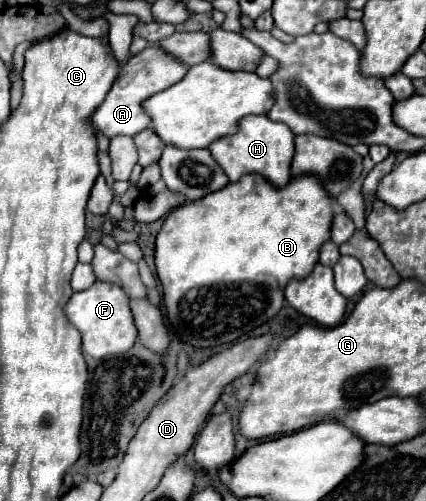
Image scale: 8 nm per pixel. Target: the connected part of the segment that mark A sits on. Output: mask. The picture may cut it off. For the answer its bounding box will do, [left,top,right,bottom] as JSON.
[92,43,188,137]

